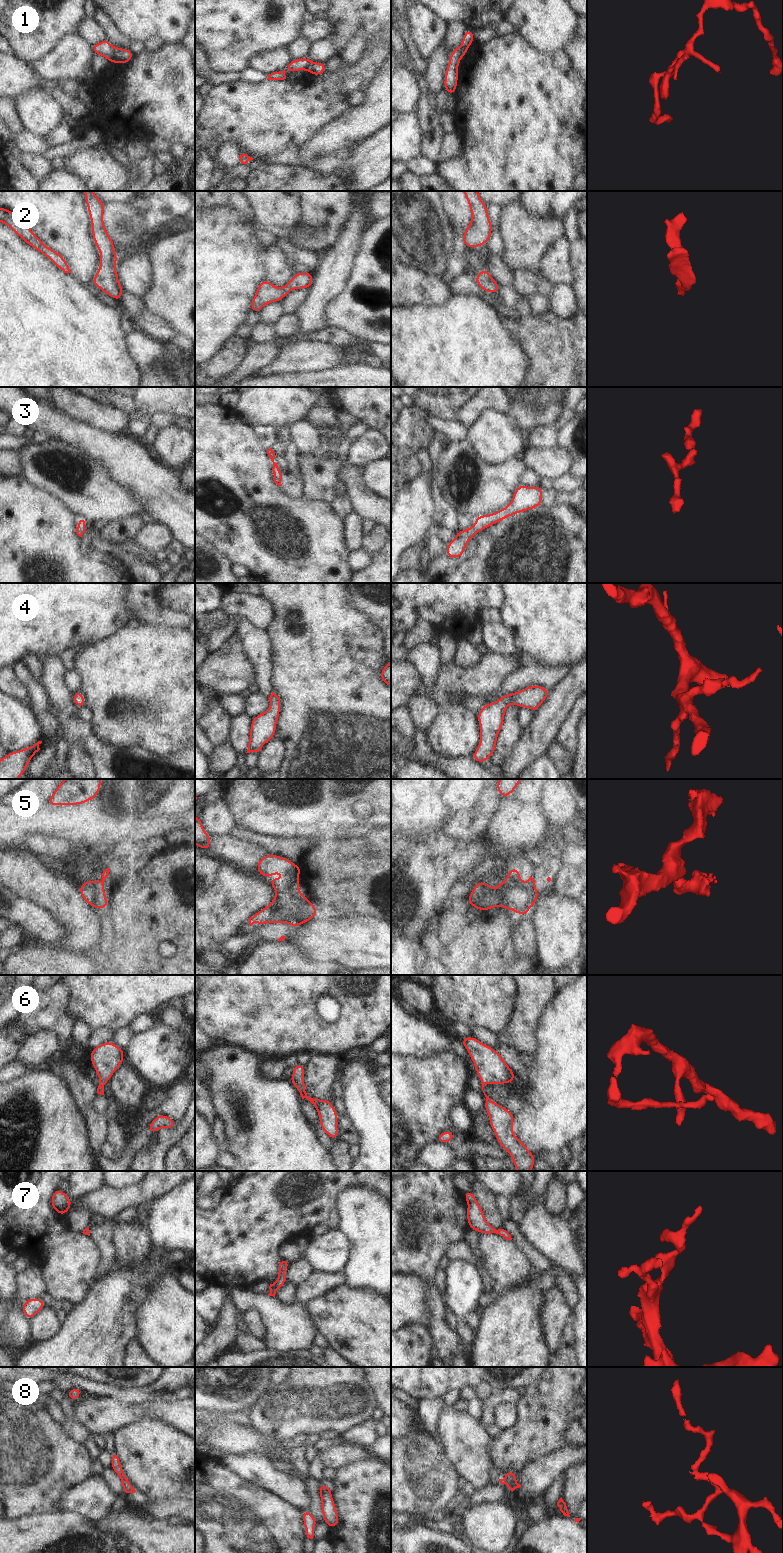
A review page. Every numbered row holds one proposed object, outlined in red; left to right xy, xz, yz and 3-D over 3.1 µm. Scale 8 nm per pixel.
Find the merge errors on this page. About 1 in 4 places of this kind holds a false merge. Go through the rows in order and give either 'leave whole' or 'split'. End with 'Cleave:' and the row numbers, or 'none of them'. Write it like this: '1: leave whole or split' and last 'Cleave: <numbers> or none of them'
1: split
2: leave whole
3: leave whole
4: leave whole
5: leave whole
6: leave whole
7: leave whole
8: leave whole
Cleave: 1

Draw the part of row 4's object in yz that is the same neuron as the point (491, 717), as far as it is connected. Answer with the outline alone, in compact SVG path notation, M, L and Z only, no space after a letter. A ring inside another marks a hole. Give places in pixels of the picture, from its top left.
M531 685L519 692L506 694L493 703L485 704L477 713L480 725L480 743L472 754L473 760L482 763L490 759L492 753L496 751L498 734L502 729L506 708L510 704L536 712L548 697L549 692L543 686Z

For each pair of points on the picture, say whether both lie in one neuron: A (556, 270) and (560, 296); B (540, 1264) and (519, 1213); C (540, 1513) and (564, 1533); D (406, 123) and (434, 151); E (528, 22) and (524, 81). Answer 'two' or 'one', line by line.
A: two
B: two
C: two
D: two
E: two

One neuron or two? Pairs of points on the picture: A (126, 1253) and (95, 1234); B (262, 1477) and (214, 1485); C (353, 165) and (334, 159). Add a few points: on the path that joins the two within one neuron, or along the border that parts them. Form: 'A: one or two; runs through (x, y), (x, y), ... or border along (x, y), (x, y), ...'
A: two; border along (108, 1222), (112, 1228), (112, 1242), (117, 1260)
B: two; border along (228, 1466), (236, 1473), (269, 1490)
C: two; border along (359, 143), (335, 174)

